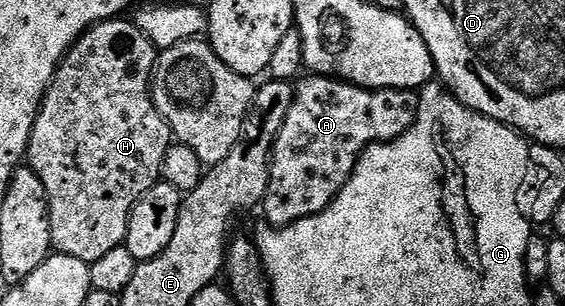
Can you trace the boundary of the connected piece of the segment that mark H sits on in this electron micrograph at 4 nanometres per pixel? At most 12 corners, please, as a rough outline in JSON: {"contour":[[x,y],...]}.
{"contour":[[131,19],[63,57],[26,164],[51,248],[124,244],[173,138]]}

